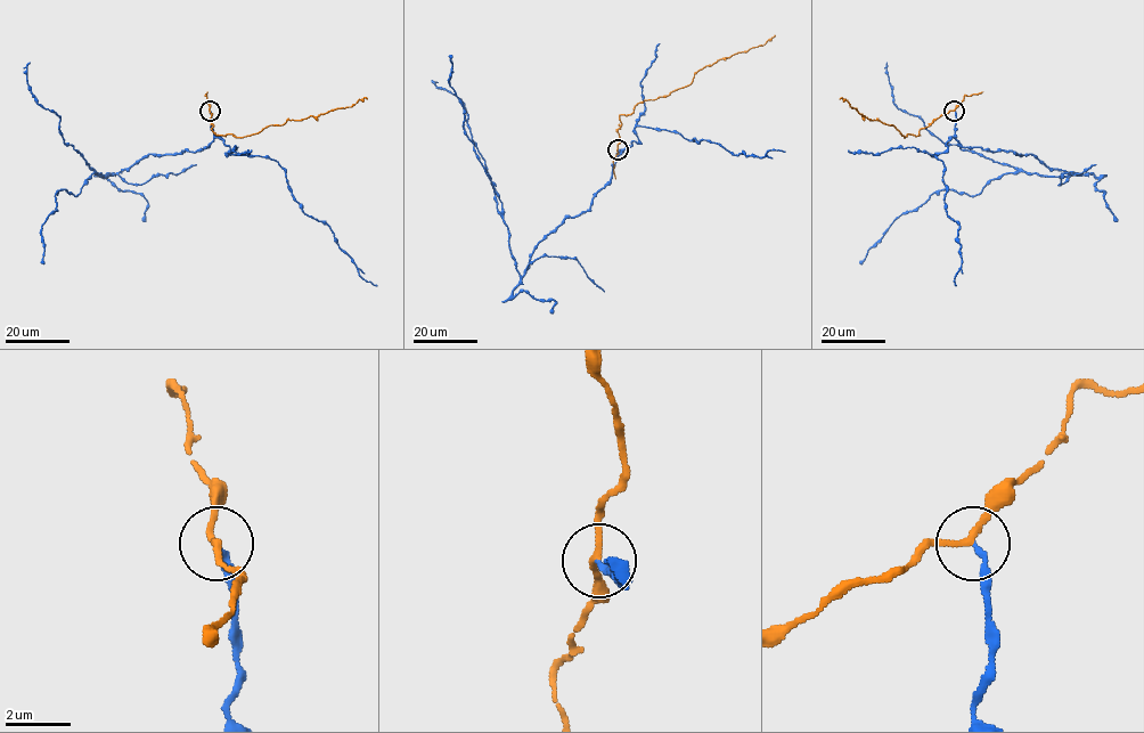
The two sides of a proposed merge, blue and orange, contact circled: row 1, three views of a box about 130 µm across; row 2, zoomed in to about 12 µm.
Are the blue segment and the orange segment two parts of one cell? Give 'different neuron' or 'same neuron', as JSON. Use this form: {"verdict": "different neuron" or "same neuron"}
{"verdict": "different neuron"}

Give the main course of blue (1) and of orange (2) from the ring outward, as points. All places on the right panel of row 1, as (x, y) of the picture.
1: (955, 111), (964, 147), (1032, 154), (1080, 174), (1006, 172), (973, 196), (936, 192), (859, 263)
2: (955, 111), (934, 119), (921, 129), (920, 135), (904, 137), (893, 124), (863, 116), (839, 99)

